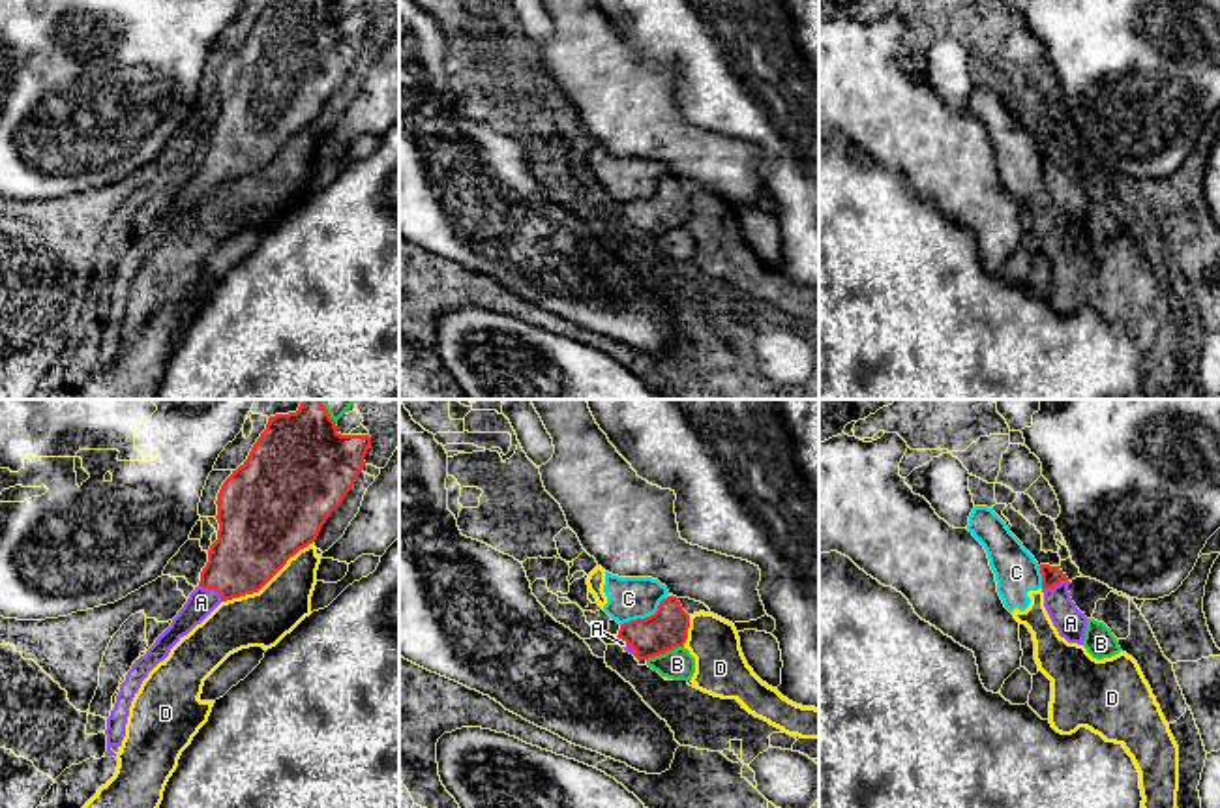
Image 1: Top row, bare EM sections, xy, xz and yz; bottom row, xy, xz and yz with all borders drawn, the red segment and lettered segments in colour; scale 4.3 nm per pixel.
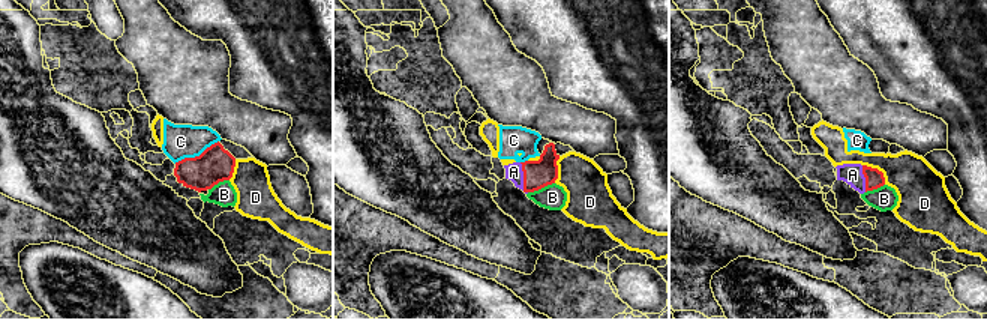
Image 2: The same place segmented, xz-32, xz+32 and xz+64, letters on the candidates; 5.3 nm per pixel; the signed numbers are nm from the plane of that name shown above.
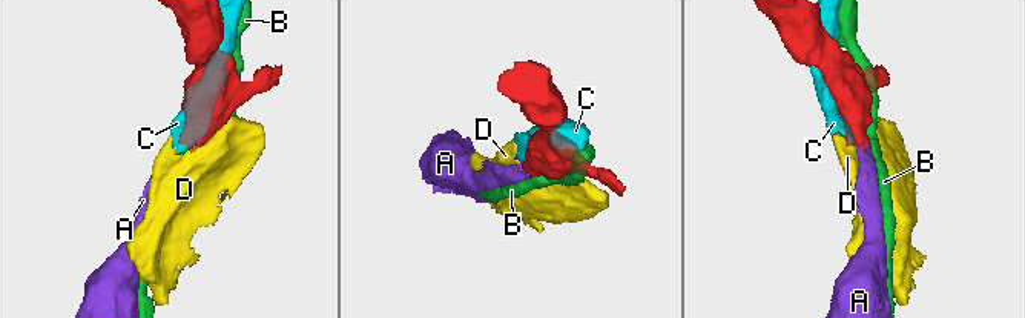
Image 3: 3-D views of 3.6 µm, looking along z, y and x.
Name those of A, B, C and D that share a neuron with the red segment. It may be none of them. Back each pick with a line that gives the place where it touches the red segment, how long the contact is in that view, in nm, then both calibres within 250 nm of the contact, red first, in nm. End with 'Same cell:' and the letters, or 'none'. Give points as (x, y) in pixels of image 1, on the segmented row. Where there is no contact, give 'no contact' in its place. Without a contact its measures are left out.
A: contact xy (212, 587); length 130 nm; calibres 320 and 120 nm
Same cell: A

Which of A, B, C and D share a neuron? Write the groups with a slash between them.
A / B / C D

